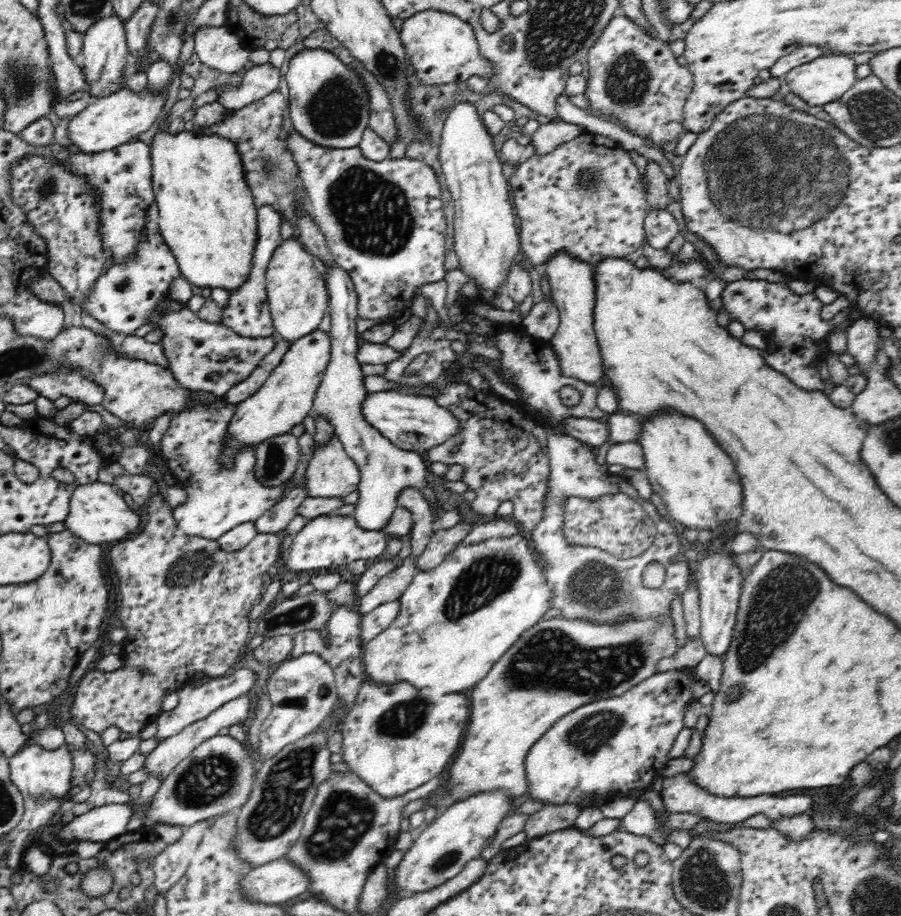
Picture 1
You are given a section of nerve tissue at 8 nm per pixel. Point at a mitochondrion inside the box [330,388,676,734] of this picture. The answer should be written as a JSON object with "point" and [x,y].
{"point":[550,661]}

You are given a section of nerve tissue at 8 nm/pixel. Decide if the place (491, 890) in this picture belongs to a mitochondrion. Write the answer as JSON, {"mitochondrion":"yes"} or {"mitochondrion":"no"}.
{"mitochondrion":"no"}

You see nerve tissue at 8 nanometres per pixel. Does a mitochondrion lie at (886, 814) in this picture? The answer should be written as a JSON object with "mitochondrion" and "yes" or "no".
{"mitochondrion":"no"}

